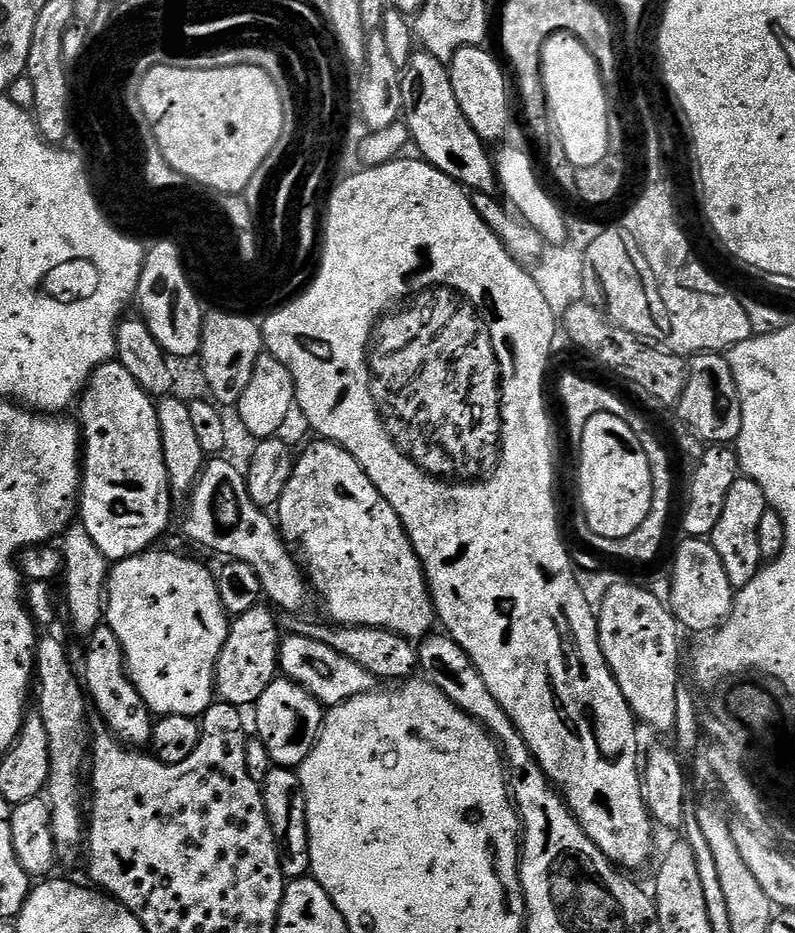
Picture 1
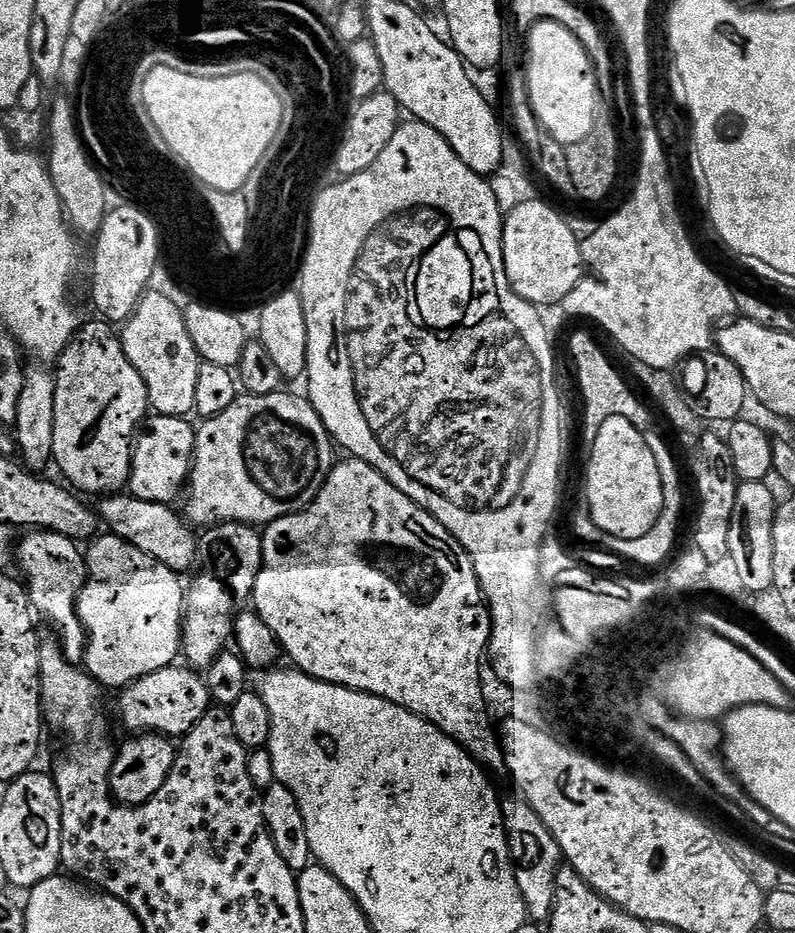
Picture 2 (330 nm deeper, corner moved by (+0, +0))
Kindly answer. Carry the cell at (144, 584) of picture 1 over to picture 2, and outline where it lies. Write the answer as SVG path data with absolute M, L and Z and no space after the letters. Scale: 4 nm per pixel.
M111 534L97 535L87 545L86 559L88 580L80 591L78 614L88 633L88 649L83 662L88 675L105 689L123 690L138 678L177 663L182 652L186 607L186 588L180 585L178 573L150 558L150 554L142 554L138 546L130 546L130 542Z

